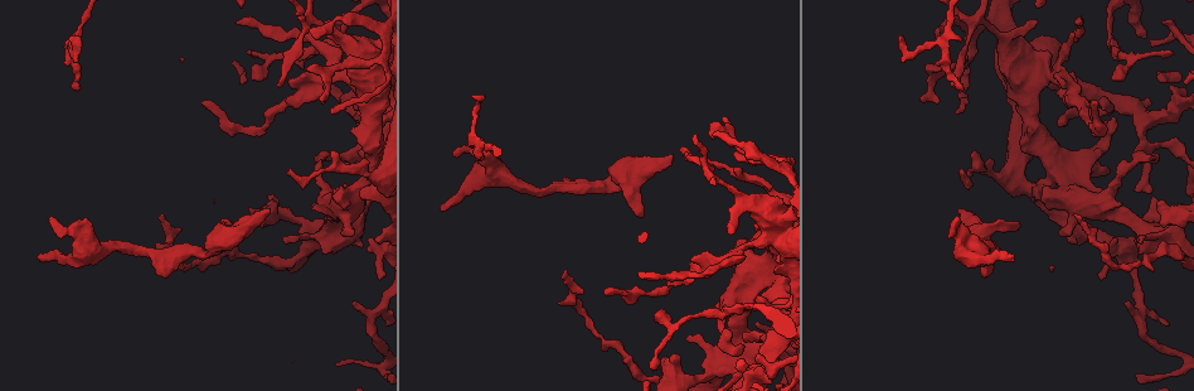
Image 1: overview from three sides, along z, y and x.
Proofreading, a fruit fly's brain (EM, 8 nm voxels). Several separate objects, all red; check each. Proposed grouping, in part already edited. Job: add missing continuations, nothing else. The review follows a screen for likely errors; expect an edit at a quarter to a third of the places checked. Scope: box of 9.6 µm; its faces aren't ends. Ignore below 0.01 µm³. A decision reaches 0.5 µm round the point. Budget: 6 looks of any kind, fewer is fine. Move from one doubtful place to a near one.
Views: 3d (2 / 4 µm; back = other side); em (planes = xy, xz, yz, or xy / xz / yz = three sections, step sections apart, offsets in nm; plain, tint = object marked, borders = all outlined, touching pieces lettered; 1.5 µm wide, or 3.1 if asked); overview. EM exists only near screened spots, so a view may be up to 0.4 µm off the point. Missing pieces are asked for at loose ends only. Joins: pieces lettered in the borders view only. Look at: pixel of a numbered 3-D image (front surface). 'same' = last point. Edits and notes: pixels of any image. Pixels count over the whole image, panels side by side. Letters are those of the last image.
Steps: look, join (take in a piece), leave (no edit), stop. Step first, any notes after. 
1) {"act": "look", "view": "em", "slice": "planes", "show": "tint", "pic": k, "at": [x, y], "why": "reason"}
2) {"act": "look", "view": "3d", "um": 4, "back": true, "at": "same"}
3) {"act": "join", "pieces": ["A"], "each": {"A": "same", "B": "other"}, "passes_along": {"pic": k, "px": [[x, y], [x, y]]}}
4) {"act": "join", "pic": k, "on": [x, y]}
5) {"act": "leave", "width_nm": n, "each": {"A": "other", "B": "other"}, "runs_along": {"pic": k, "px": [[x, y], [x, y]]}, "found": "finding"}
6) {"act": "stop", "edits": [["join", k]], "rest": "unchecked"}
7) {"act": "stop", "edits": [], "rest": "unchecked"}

{"act": "look", "view": "em", "slice": "xy", "step": 4, "show": "borders", "pic": 1, "at": [643, 216], "why": "an open end"}

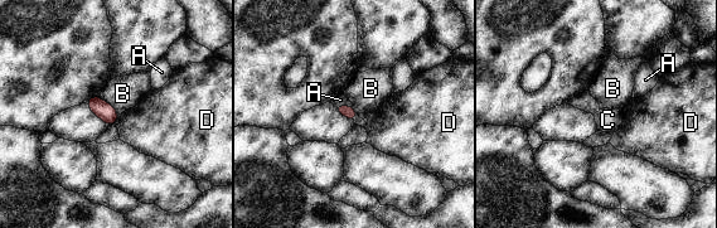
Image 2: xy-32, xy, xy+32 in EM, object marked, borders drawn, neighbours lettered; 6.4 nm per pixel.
{"act": "leave", "each": {"A": "other", "B": "other", "C": "other", "D": "other"}, "border": {"pic": 2, "px": [[357, 114], [353, 120]]}, "found": "no lettered piece goes on from it"}

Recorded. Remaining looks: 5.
{"act": "look", "view": "3d", "um": 4, "pic": 1, "at": [1143, 239], "why": "an open end"}

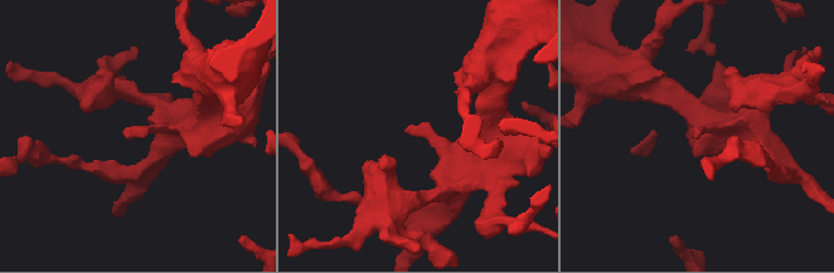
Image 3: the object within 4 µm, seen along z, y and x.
{"act": "look", "view": "em", "slice": "planes", "show": "borders", "pic": 3, "at": [406, 129], "why": "shape alone is not enough"}

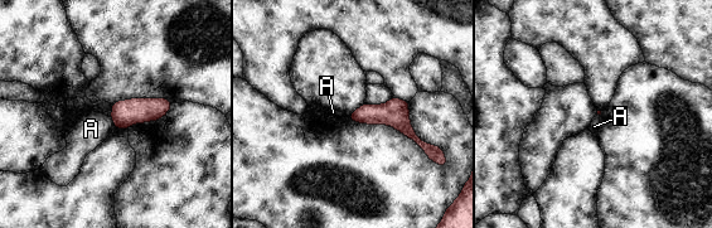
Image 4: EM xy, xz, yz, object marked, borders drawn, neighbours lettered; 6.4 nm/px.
{"act": "leave", "each": {"A": "other"}, "border": {"pic": 4, "px": [[110, 117], [115, 126]]}, "found": "none of them fits"}

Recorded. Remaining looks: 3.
{"act": "look", "view": "em", "slice": "planes", "show": "borders", "pic": 1, "at": [1013, 257], "why": "branch stops here"}

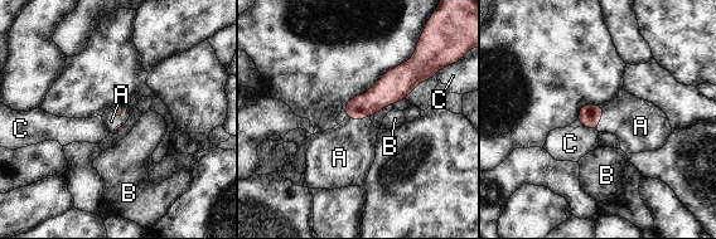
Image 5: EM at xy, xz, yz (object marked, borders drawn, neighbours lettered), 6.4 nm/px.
{"act": "join", "pieces": ["A"], "each": {"A": "same", "B": "other", "C": "other"}, "passes_along": {"pic": 5, "px": [[116, 111], [121, 116], [111, 121]]}, "found": "the neuron continues"}

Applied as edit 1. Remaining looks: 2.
{"act": "stop", "edits": [["join", 5]], "rest": "unchecked"}

